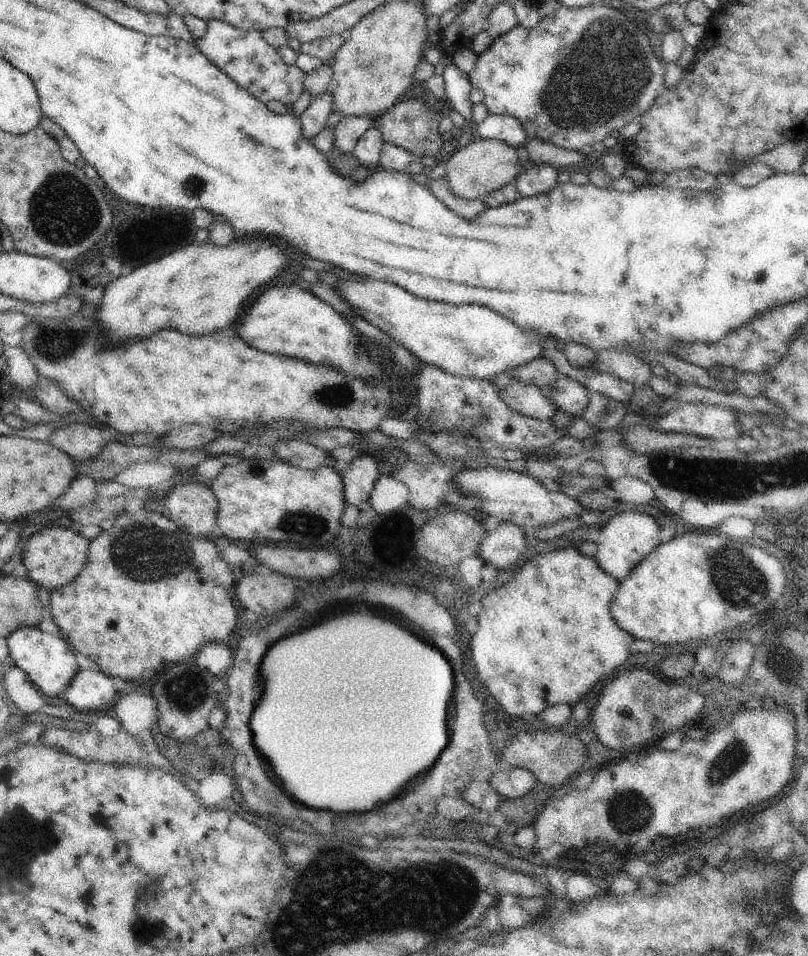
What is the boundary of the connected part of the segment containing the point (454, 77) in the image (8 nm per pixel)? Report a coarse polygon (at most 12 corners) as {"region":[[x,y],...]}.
{"region":[[448,66],[443,74],[445,96],[472,124],[469,76]]}

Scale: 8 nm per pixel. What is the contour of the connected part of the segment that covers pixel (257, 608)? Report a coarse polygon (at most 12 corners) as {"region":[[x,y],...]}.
{"region":[[241,574],[235,598],[248,613],[272,616],[294,602],[292,577]]}

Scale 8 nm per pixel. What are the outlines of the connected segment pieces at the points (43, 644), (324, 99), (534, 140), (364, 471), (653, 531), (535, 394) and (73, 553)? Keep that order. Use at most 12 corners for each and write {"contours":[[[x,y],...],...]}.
{"contours":[[[40,627],[15,628],[9,656],[46,698],[80,670],[74,650]],[[330,90],[301,114],[303,135],[314,139],[335,111]],[[526,135],[530,165],[558,170],[585,160],[538,137]],[[358,455],[341,479],[344,504],[361,509],[379,479],[378,463]],[[620,512],[596,538],[600,568],[619,582],[661,544],[651,515]],[[517,383],[501,400],[518,414],[546,421],[556,409],[540,387]],[[43,527],[28,542],[27,578],[53,592],[86,564],[91,540]]]}

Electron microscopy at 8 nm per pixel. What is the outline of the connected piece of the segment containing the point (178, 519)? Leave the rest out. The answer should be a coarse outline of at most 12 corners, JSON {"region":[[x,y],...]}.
{"region":[[179,482],[161,512],[194,537],[216,534],[217,498]]}

